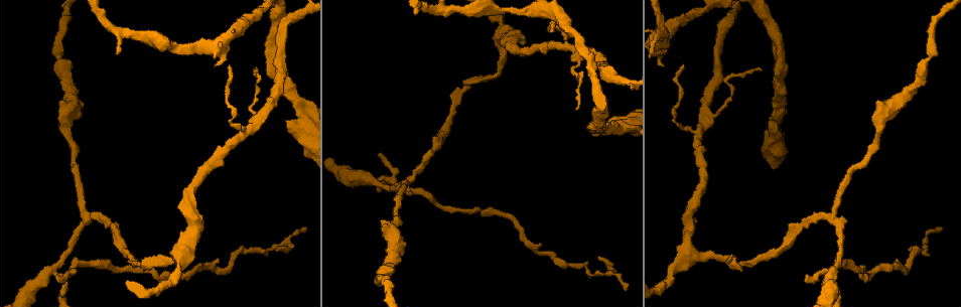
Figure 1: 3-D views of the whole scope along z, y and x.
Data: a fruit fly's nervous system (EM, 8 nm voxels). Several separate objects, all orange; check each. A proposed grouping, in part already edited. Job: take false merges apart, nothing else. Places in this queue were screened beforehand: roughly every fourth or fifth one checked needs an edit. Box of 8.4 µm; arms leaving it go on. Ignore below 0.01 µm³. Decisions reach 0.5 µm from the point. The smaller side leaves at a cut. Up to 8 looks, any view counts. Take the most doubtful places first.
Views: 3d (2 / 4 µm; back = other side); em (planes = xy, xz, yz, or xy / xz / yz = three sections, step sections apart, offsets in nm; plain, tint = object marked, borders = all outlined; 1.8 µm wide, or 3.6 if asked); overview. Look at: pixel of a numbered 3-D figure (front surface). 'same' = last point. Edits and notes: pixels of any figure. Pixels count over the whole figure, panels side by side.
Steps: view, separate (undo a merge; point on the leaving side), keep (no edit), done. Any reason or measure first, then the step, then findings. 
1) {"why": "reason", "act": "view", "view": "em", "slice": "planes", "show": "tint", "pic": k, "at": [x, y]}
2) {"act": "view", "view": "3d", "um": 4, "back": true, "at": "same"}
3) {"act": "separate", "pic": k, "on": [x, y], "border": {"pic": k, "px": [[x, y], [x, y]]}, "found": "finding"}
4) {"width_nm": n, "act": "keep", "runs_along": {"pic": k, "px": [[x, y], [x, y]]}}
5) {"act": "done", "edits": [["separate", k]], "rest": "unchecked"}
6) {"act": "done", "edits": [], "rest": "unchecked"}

{"why": "thick turns thin", "act": "view", "view": "em", "slice": "planes", "show": "tint", "pic": 1, "at": [706, 122]}

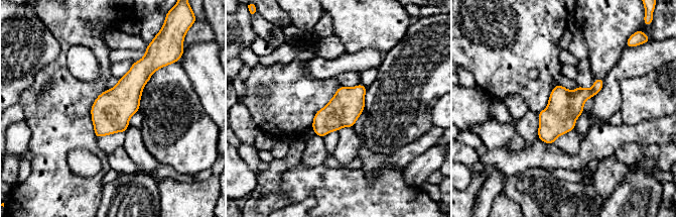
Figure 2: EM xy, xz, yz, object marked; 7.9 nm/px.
{"act": "keep", "found": "one cell here"}

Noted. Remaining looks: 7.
{"why": "abrupt turn", "act": "view", "view": "em", "slice": "xy", "step": 16, "show": "plain", "pic": 1, "at": [906, 272]}

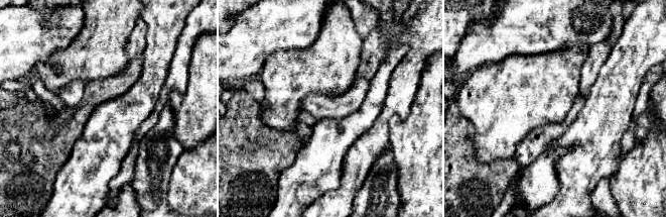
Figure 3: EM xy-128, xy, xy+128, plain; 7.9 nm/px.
{"act": "view", "view": "em", "slice": "xy", "step": 16, "show": "tint", "at": "same"}

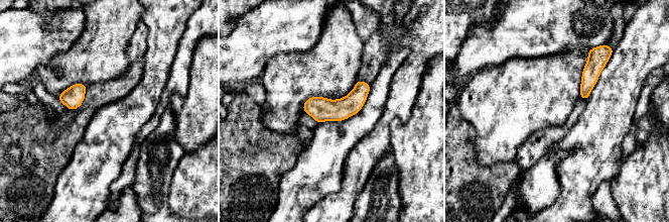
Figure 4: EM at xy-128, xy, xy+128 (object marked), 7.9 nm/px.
{"act": "keep", "found": "one cell here"}

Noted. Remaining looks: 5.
{"why": "thick turns thin", "act": "view", "view": "3d", "um": 4, "pic": 1, "at": [878, 130]}

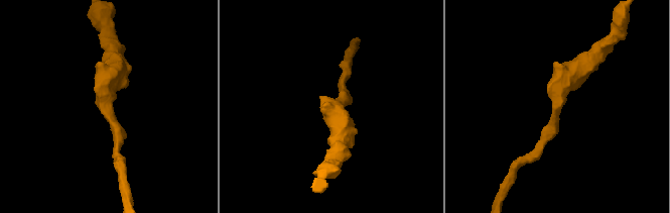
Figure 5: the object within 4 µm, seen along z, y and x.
{"why": "now the EM", "act": "view", "view": "em", "slice": "planes", "show": "borders", "pic": 5, "at": [108, 103]}

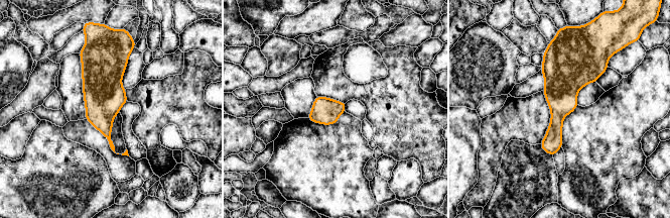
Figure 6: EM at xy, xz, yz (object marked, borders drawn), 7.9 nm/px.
{"act": "keep", "found": "continuous, no second cell"}

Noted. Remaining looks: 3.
{"act": "done", "edits": [], "rest": "unchecked"}

